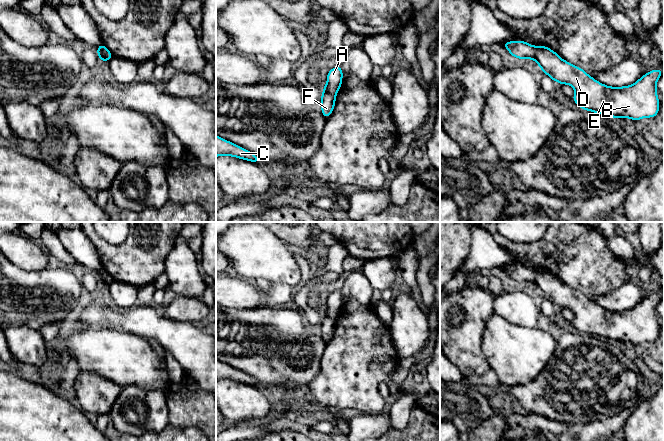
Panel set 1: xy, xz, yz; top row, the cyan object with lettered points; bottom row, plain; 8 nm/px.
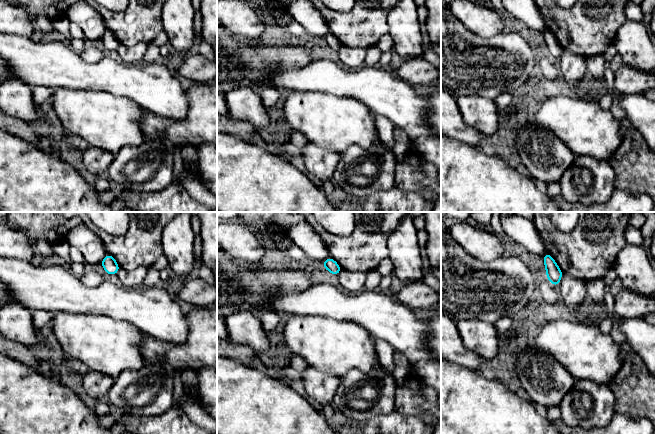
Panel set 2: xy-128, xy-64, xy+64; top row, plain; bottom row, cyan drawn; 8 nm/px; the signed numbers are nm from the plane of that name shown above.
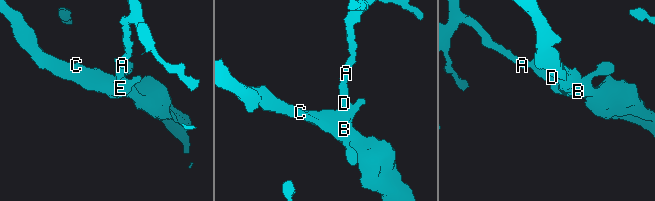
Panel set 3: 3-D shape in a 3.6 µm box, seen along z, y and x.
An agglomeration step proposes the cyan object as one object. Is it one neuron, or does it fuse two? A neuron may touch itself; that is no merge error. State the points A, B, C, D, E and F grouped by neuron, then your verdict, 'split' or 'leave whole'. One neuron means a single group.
A / B C D E F; split

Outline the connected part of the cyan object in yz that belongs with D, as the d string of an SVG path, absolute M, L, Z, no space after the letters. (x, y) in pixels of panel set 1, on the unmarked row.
M535 270L535 285L552 305L569 308L575 314L572 324L580 333L613 343L630 342L634 345L654 342L659 337L656 306L663 299L661 292L651 294L630 310L606 310L574 290L546 270Z

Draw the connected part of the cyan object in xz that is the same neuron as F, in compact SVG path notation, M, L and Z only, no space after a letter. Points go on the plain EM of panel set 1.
M323 315L321 320L321 337L324 342L328 342L334 334L336 319Z

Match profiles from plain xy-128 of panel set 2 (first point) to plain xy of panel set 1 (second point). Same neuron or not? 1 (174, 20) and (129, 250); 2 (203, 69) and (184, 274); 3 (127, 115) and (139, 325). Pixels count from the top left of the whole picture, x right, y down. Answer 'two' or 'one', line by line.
1: two
2: two
3: two

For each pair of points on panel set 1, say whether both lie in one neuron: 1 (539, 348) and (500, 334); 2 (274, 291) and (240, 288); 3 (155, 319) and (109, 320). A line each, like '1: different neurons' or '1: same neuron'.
1: same neuron
2: same neuron
3: same neuron

